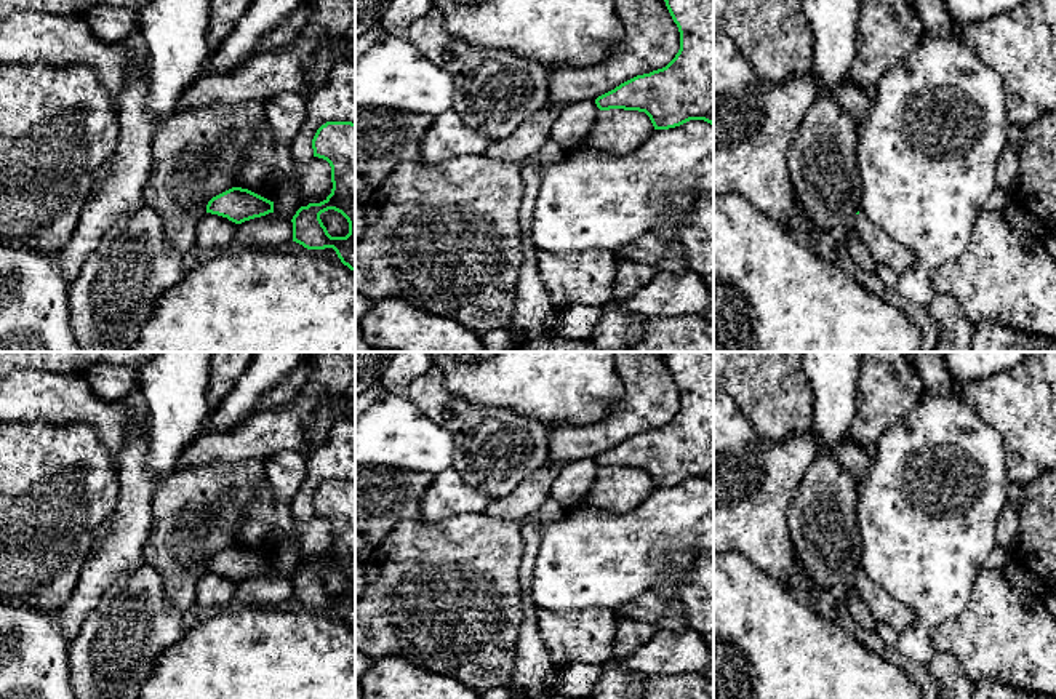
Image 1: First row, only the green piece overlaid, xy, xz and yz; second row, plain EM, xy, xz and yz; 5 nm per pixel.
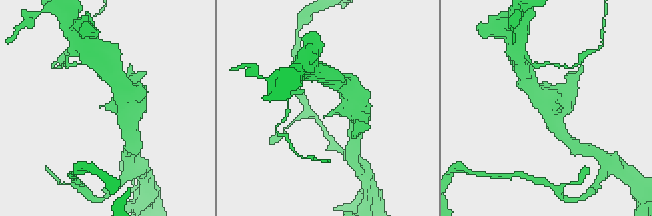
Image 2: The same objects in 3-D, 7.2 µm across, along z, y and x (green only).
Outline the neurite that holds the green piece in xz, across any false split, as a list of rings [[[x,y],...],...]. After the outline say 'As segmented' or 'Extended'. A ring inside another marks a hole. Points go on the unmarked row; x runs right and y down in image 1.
[[[667,352],[666,365],[680,390],[680,408],[662,427],[637,433],[598,454],[600,469],[645,470],[654,488],[669,488],[690,478],[714,485],[714,352]]]. As segmented

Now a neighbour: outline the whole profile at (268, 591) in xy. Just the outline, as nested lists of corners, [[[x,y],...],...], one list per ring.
[[[275,571],[237,582],[235,605],[254,608],[285,606],[293,600],[293,581]]]

